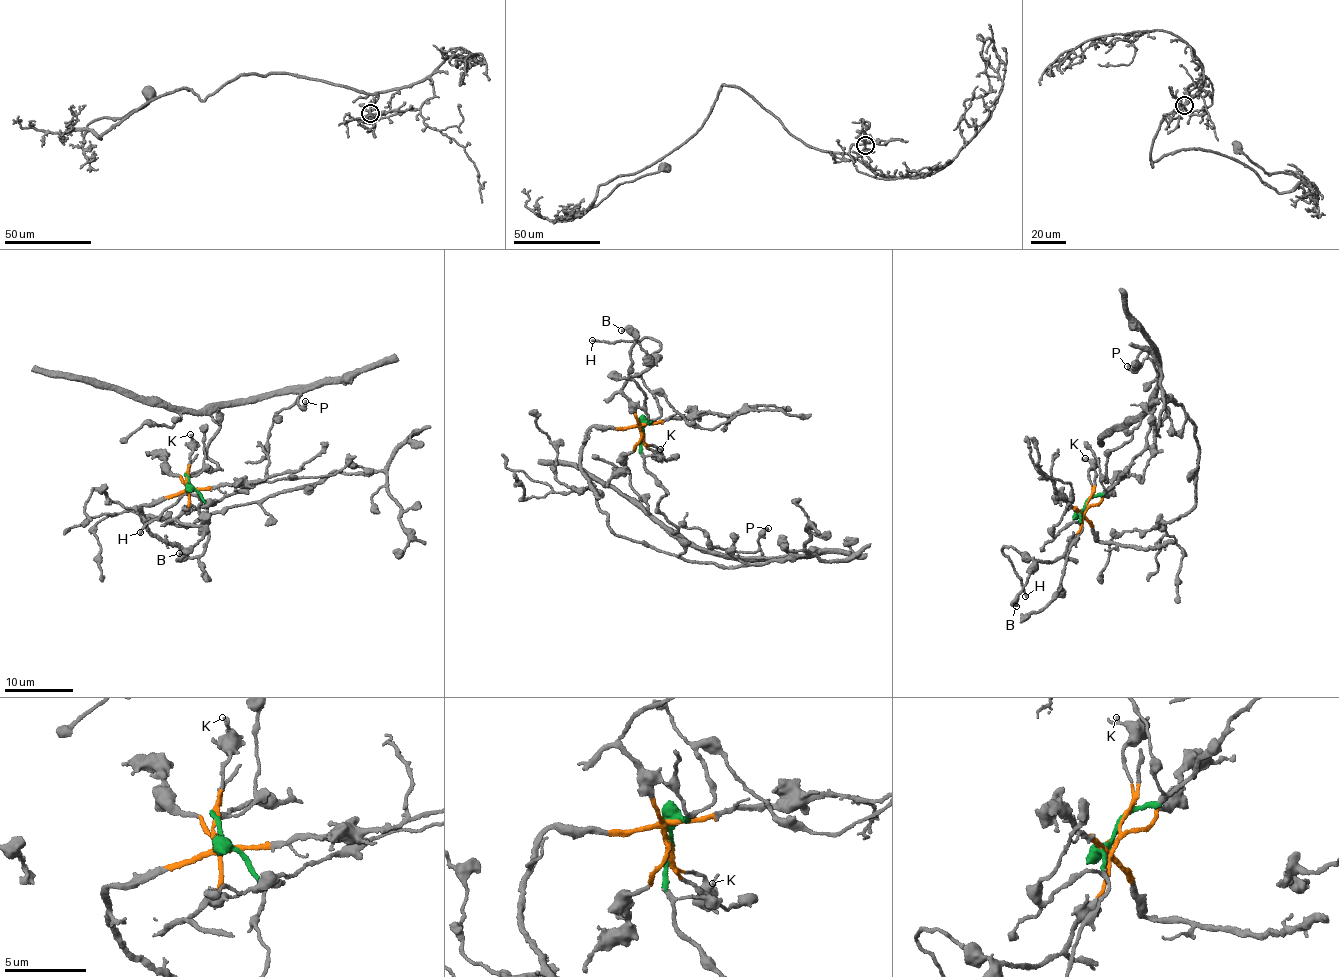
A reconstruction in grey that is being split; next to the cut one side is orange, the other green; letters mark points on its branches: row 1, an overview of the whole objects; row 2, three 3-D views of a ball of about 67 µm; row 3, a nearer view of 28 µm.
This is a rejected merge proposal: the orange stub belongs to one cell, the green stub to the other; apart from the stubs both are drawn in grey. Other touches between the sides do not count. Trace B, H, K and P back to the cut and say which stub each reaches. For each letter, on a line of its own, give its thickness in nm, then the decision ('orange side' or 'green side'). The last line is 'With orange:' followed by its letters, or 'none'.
B: 280 nm | orange side
H: 220 nm | orange side
K: 200 nm | orange side
P: 200 nm | green side
With orange: B, H, K

